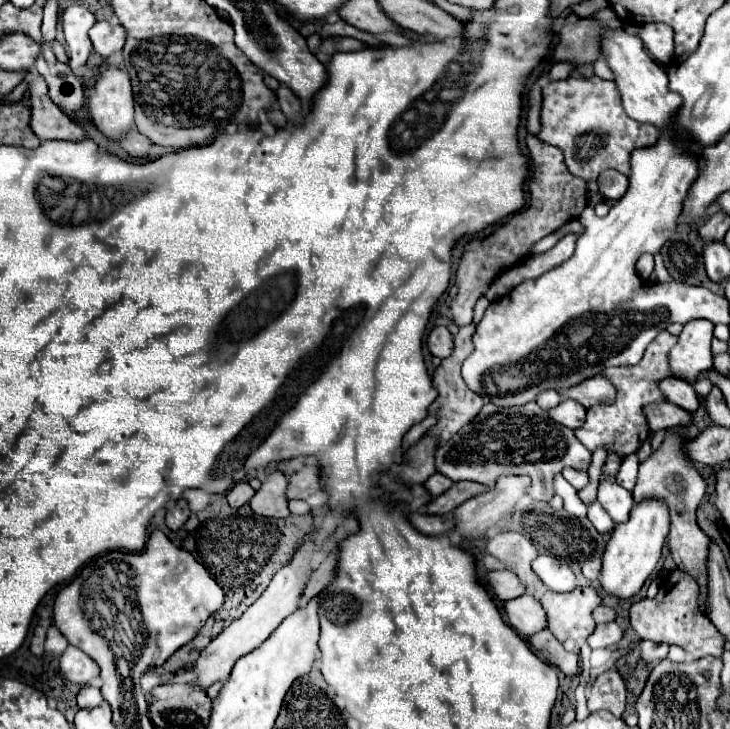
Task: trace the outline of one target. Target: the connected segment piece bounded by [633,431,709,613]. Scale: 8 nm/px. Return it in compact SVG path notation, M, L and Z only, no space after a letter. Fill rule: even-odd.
M669 433L659 447L659 451L651 453L651 457L639 465L639 479L633 489L635 501L641 501L645 497L657 497L667 501L671 511L671 531L667 537L673 561L677 563L677 569L689 573L699 583L699 609L707 613L707 553L709 553L709 537L699 529L695 521L697 505L701 503L705 495L705 481L697 473L689 461L685 461L685 455L681 453L681 441L683 437Z

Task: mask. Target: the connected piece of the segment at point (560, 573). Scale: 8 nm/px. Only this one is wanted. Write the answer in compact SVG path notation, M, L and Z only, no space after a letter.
M539 555L533 563L531 569L535 571L535 575L551 589L557 593L565 593L577 587L575 583L575 575L571 571L569 565L561 563L559 559L555 559L553 555Z

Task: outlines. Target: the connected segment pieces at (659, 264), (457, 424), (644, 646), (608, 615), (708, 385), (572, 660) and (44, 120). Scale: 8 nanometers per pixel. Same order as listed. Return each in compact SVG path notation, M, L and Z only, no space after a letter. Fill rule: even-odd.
M659 253L655 255L655 269L653 269L651 281L657 281L657 283L663 283L663 281L671 281L671 277L669 277L667 269L663 267L663 259L661 259L661 255L659 255Z
M471 323L471 325L463 325L459 331L457 331L457 335L455 335L455 349L453 349L453 355L451 357L447 357L447 359L443 359L441 361L441 365L435 369L435 375L433 375L433 385L435 385L435 389L439 391L439 397L431 403L431 407L429 407L429 413L431 415L437 415L439 417L439 423L435 425L435 427L431 427L427 433L429 435L435 435L435 437L439 437L439 439L443 439L443 441L447 441L449 437L453 437L467 421L471 421L477 413L479 413L479 409L481 409L481 405L483 405L483 399L477 395L477 393L473 393L467 385L465 385L465 381L463 381L463 377L461 377L461 363L469 357L469 353L473 351L473 333L475 333L475 325Z
M641 641L641 659L645 661L661 661L669 653L669 645L665 643L653 643L653 641Z
M597 607L595 611L593 611L593 619L595 619L595 623L607 623L607 621L615 621L615 609L611 609L611 607Z
M701 371L701 375L695 379L695 381L689 381L693 387L695 387L695 391L701 395L701 397L707 397L709 395L709 391L713 389L713 381L709 379L709 371Z
M543 629L541 633L535 633L533 637L529 637L529 643L531 643L533 651L541 659L545 659L551 665L559 667L569 677L577 675L577 671L579 671L579 663L577 663L579 657L575 653L567 653L563 649L563 645L555 639L555 635L549 629Z
M27 73L25 81L29 83L31 91L31 129L37 133L39 139L69 139L81 141L85 139L85 129L77 119L67 115L61 107L57 107L49 95L45 79L37 73Z

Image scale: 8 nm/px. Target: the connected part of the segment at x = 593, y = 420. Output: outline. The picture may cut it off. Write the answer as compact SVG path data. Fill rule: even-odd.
M661 331L645 349L643 359L637 365L631 367L617 367L617 369L605 369L605 377L611 377L613 385L617 387L617 399L613 405L597 405L593 409L587 409L587 419L581 429L575 431L577 439L589 449L595 451L595 447L607 449L607 453L617 451L619 455L635 453L649 437L649 425L643 413L643 407L649 403L663 403L665 395L659 389L659 381L667 377L675 377L675 373L669 367L669 351L673 349L677 337Z

